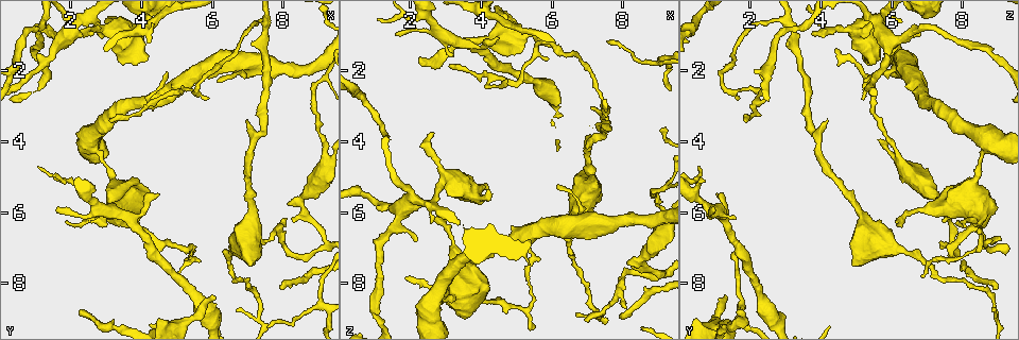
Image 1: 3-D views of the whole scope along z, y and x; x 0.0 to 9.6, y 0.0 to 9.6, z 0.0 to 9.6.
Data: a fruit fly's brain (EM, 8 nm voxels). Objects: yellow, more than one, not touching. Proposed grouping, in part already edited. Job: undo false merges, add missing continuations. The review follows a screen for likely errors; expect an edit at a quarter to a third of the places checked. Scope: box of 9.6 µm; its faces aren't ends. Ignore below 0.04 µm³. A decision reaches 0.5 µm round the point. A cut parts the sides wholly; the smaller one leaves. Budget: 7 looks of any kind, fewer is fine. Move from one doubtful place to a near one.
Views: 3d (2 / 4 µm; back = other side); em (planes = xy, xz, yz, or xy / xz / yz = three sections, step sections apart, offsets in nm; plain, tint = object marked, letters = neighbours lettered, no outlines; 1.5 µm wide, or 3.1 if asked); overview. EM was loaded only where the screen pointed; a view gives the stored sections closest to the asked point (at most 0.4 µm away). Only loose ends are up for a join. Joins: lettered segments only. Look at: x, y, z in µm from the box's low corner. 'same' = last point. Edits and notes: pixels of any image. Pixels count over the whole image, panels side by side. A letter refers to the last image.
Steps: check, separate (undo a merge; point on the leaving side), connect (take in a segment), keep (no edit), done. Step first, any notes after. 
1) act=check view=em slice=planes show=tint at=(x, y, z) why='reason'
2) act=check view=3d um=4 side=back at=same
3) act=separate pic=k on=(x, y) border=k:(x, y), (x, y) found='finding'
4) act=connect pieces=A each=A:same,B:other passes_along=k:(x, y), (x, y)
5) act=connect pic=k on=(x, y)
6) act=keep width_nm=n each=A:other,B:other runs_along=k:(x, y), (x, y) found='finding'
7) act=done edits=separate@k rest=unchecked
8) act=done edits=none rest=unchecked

act=check view=em slice=planes show=letters at=(8.05, 6.15, 8.75) why='an open end'

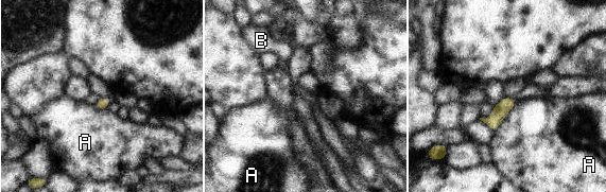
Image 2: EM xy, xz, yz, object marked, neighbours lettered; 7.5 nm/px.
act=keep each=A:other,B:other border=2:(517, 102), (495, 132) found='none of them fits'

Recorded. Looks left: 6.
act=check view=em slice=xz step=8 show=letters at=(6.00, 8.40, 1.35) why='free end'

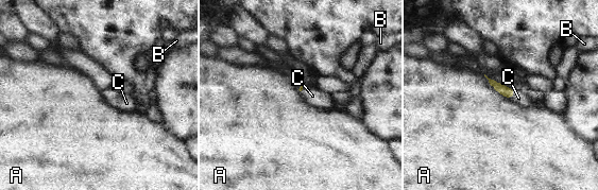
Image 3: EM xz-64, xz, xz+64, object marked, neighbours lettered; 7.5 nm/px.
act=connect pieces=C each=A:other,B:other,C:same found='the cell continues'

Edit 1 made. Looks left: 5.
act=check view=overview why='redraw'

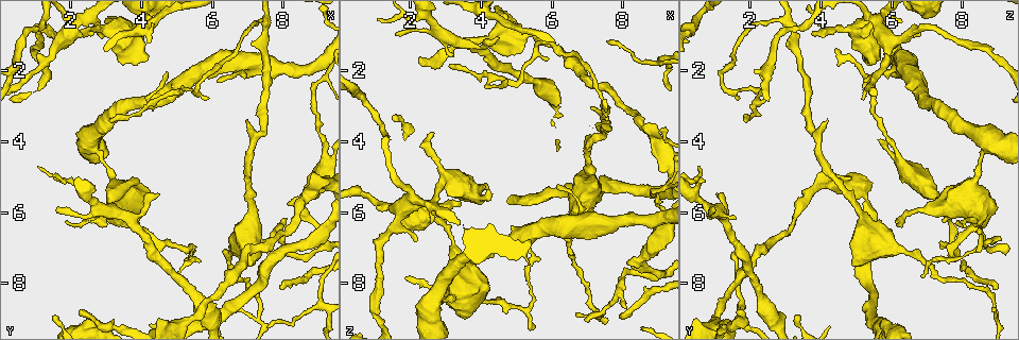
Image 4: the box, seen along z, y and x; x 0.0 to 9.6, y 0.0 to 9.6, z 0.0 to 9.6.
act=check view=em slice=yz step=8 show=letters at=(2.65, 0.90, 3.75) why='thin end'

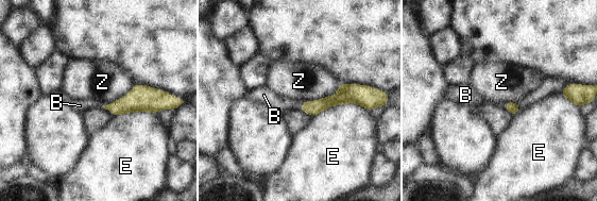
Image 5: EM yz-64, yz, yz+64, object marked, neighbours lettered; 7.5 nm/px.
act=connect pieces=B each=B:same,E:other,Z:other passes_along=5:(312, 107), (301, 105), (269, 98) found='the cell continues'

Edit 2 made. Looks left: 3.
act=done edits=connect@3,connect@5 rest=unchecked

